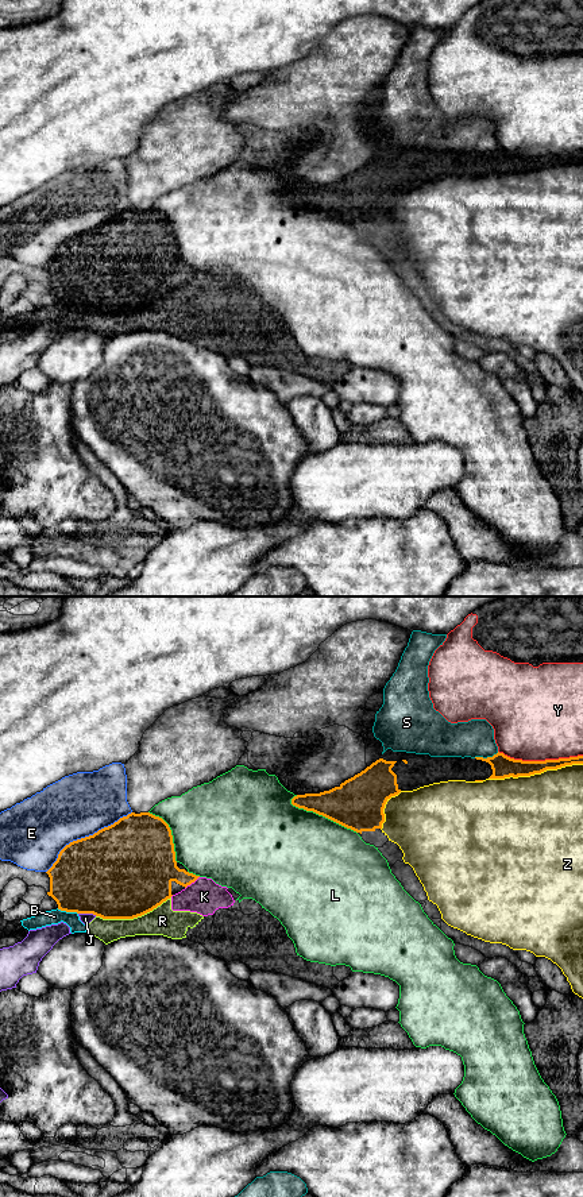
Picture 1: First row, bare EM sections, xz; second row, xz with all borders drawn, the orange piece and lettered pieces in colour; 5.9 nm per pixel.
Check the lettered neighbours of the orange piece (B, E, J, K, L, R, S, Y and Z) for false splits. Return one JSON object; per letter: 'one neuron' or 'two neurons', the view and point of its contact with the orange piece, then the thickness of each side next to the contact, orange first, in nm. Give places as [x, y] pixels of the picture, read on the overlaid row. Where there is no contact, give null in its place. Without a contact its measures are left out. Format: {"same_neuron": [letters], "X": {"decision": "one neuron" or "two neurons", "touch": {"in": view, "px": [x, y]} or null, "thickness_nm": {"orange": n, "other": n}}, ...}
{"same_neuron": [], "B": {"decision": "two neurons", "touch": {"in": "xz", "px": [68, 911]}, "thickness_nm": {"orange": 440, "other": 90}}, "E": {"decision": "two neurons", "touch": {"in": "xz", "px": [85, 837]}, "thickness_nm": {"orange": 500, "other": 380}}, "J": {"decision": "two neurons", "touch": {"in": "xz", "px": [88, 912]}, "thickness_nm": {"orange": 500, "other": 60}}, "K": {"decision": "two neurons", "touch": {"in": "xz", "px": [192, 881]}, "thickness_nm": {"orange": 280, "other": 220}}, "L": {"decision": "two neurons", "touch": {"in": "xz", "px": [323, 815]}, "thickness_nm": {"orange": 300, "other": 500}}, "R": {"decision": "two neurons", "touch": {"in": "xz", "px": [132, 918]}, "thickness_nm": {"orange": 500, "other": 180}}, "S": {"decision": "two neurons", "touch": {"in": "xz", "px": [487, 757]}, "thickness_nm": {"orange": 130, "other": 220}}, "Y": {"decision": "two neurons", "touch": {"in": "xz", "px": [540, 761]}, "thickness_nm": {"orange": 130, "other": 500}}, "Z": {"decision": "two neurons", "touch": {"in": "xz", "px": [535, 772]}, "thickness_nm": {"orange": 130, "other": 480}}}

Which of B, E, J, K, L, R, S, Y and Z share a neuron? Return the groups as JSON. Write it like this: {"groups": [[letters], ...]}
{"groups": [["B", "K", "R"], ["E"], ["J"], ["L"], ["S"], ["Y"], ["Z"]]}

